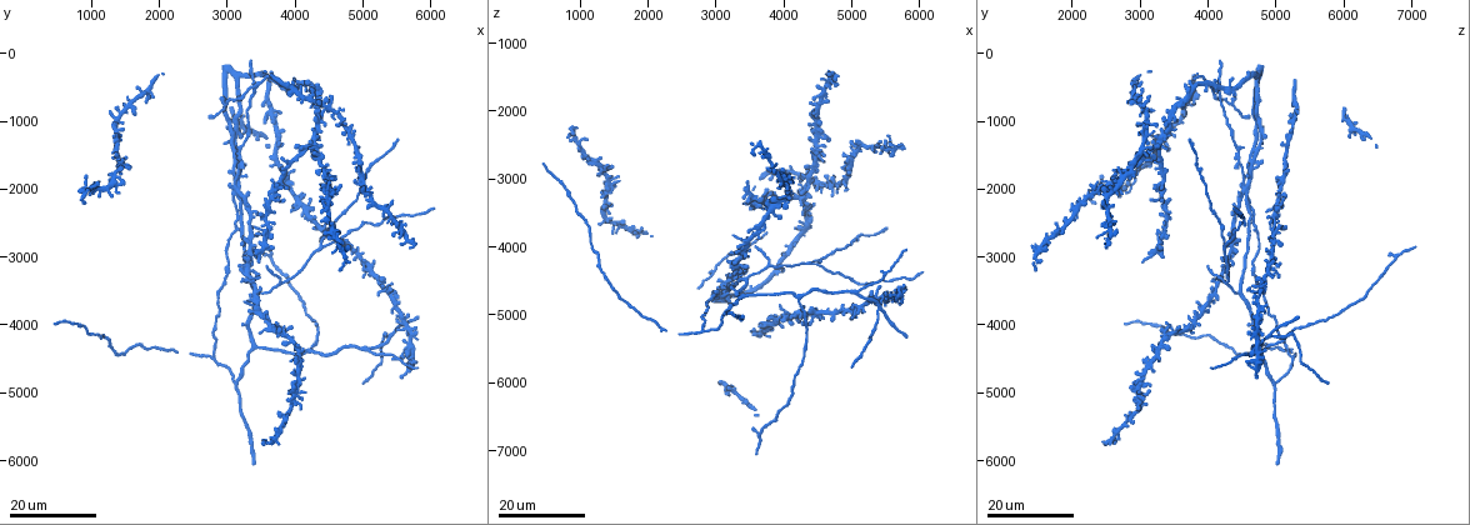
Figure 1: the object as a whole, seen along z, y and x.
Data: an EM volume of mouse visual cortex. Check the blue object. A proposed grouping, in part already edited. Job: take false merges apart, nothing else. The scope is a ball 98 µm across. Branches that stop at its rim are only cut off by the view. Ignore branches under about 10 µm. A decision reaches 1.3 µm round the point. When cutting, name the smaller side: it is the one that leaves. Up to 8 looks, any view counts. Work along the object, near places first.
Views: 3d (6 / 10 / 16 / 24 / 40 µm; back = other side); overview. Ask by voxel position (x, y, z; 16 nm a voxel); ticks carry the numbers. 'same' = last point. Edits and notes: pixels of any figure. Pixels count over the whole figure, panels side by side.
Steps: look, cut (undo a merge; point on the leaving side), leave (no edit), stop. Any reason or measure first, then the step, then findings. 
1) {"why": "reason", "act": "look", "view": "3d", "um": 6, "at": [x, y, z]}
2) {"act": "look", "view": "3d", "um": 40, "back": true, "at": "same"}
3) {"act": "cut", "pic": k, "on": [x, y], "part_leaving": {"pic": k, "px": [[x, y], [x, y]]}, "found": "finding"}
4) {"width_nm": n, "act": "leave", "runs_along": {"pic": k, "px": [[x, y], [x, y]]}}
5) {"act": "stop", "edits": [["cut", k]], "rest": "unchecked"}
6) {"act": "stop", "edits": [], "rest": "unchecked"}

{"act": "look", "view": "3d", "um": 16, "at": [4250, 4350, 4800]}

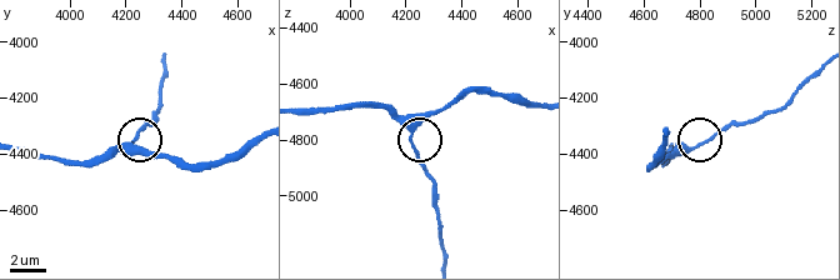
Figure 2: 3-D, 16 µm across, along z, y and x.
{"act": "look", "view": "3d", "um": 10, "at": [4220, 4370, 4780]}

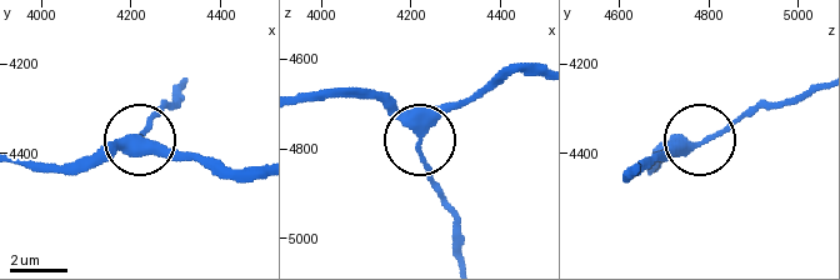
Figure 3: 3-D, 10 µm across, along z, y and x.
{"act": "leave", "runs_along": {"pic": 3, "px": [[304, 99], [369, 99], [383, 105], [416, 141], [440, 196]]}, "found": "one cell here"}

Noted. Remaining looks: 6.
{"act": "look", "view": "3d", "um": 16, "at": [3450, 3500, 4450]}

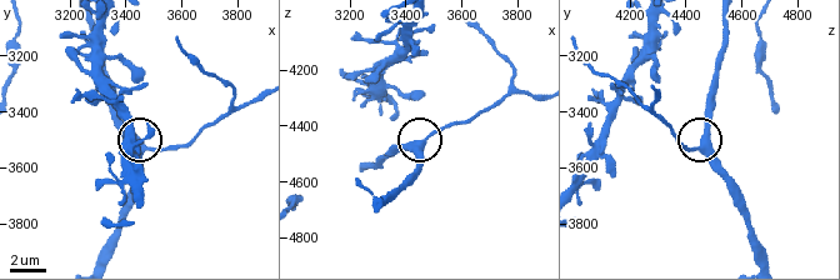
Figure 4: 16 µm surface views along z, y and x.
{"act": "look", "view": "3d", "um": 10, "at": [3480, 3530, 4440]}

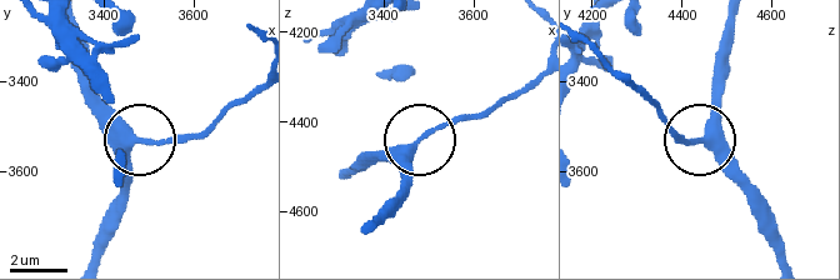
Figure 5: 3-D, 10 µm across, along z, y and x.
{"width_nm": 300, "act": "leave", "runs_along": {"pic": 5, "px": [[768, 214], [710, 144], [674, 136]]}, "found": "continuous, no second cell"}

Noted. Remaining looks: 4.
{"why": "small branch off a trunk", "act": "look", "view": "3d", "um": 24, "at": [4400, 2800, 4200]}

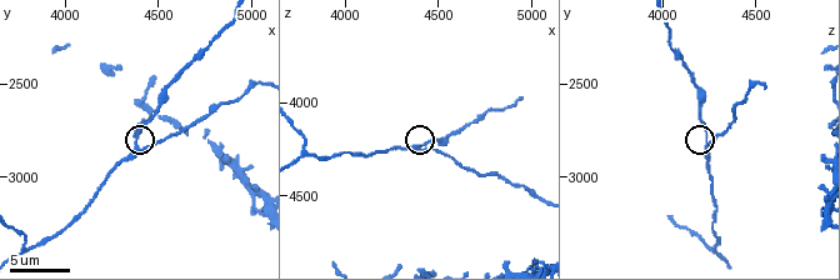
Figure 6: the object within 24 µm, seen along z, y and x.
{"act": "look", "view": "3d", "um": 6, "at": [4380, 2840, 4220]}

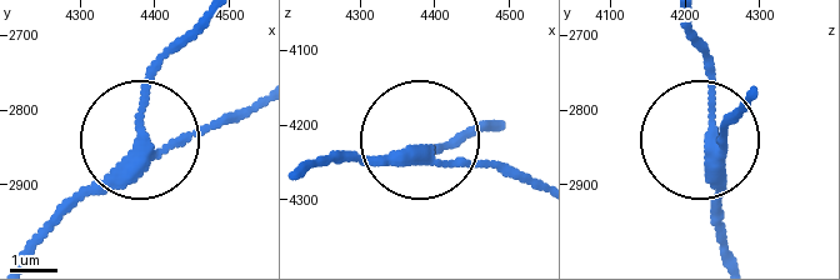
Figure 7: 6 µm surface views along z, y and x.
{"arms": 3, "act": "leave", "found": "all the same cell"}

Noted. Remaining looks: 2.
{"why": "three-way junction", "act": "look", "view": "3d", "um": 16, "at": [5100, 4400, 4700]}

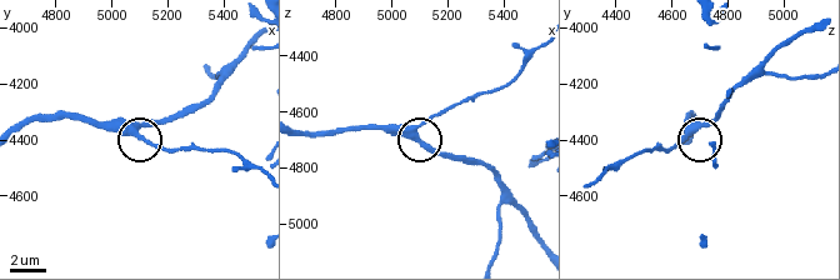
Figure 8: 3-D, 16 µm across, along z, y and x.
{"act": "look", "view": "3d", "um": 6, "at": [5080, 4360, 4670]}

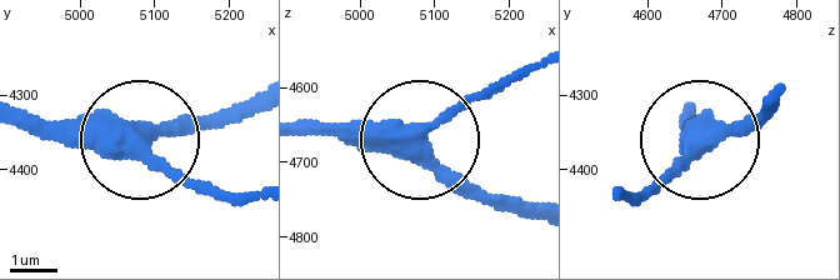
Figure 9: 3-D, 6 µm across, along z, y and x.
{"width_nm": 350, "act": "leave", "runs_along": {"pic": 9, "px": [[21, 125], [129, 129], [233, 204]]}, "found": "one cell here"}

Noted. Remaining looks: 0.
{"act": "stop", "edits": [], "rest": "unchecked"}

